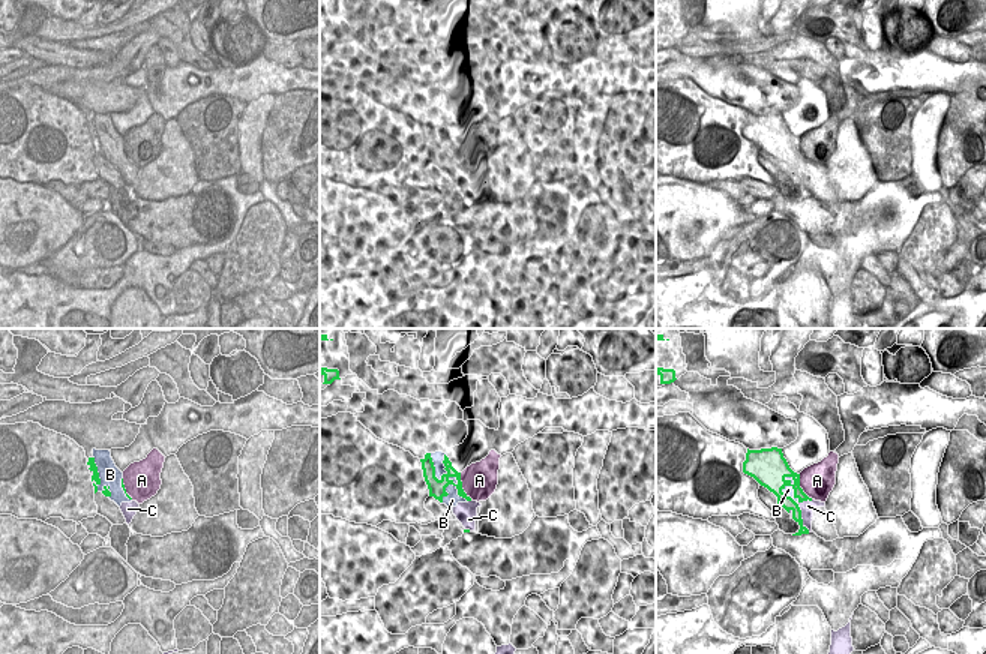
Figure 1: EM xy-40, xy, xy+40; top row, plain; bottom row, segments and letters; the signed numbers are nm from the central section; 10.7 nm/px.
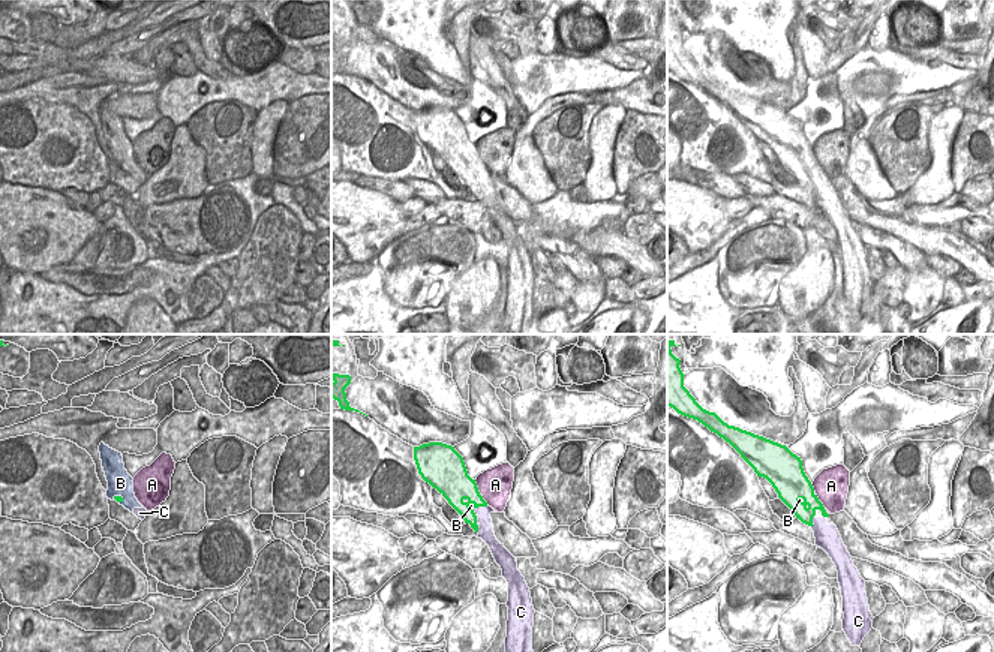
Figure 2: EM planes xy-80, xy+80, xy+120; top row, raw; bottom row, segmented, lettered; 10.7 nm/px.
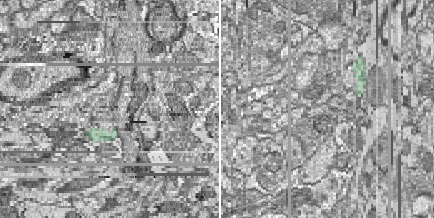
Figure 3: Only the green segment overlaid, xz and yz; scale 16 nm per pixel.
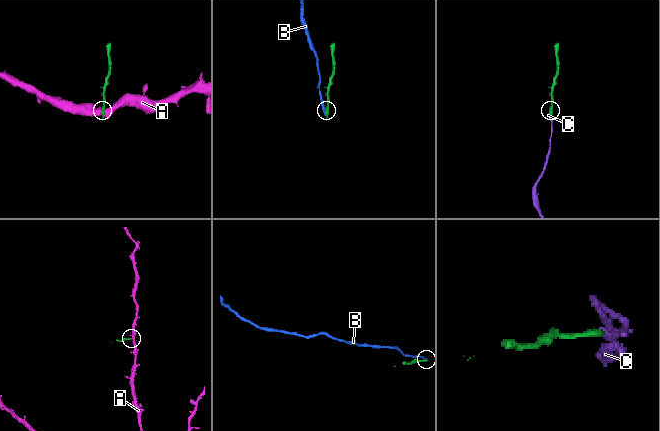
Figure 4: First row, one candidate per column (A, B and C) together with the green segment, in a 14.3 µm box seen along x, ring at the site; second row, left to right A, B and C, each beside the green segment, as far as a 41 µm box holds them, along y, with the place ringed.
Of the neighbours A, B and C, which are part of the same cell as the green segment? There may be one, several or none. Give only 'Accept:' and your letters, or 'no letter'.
Accept: C

